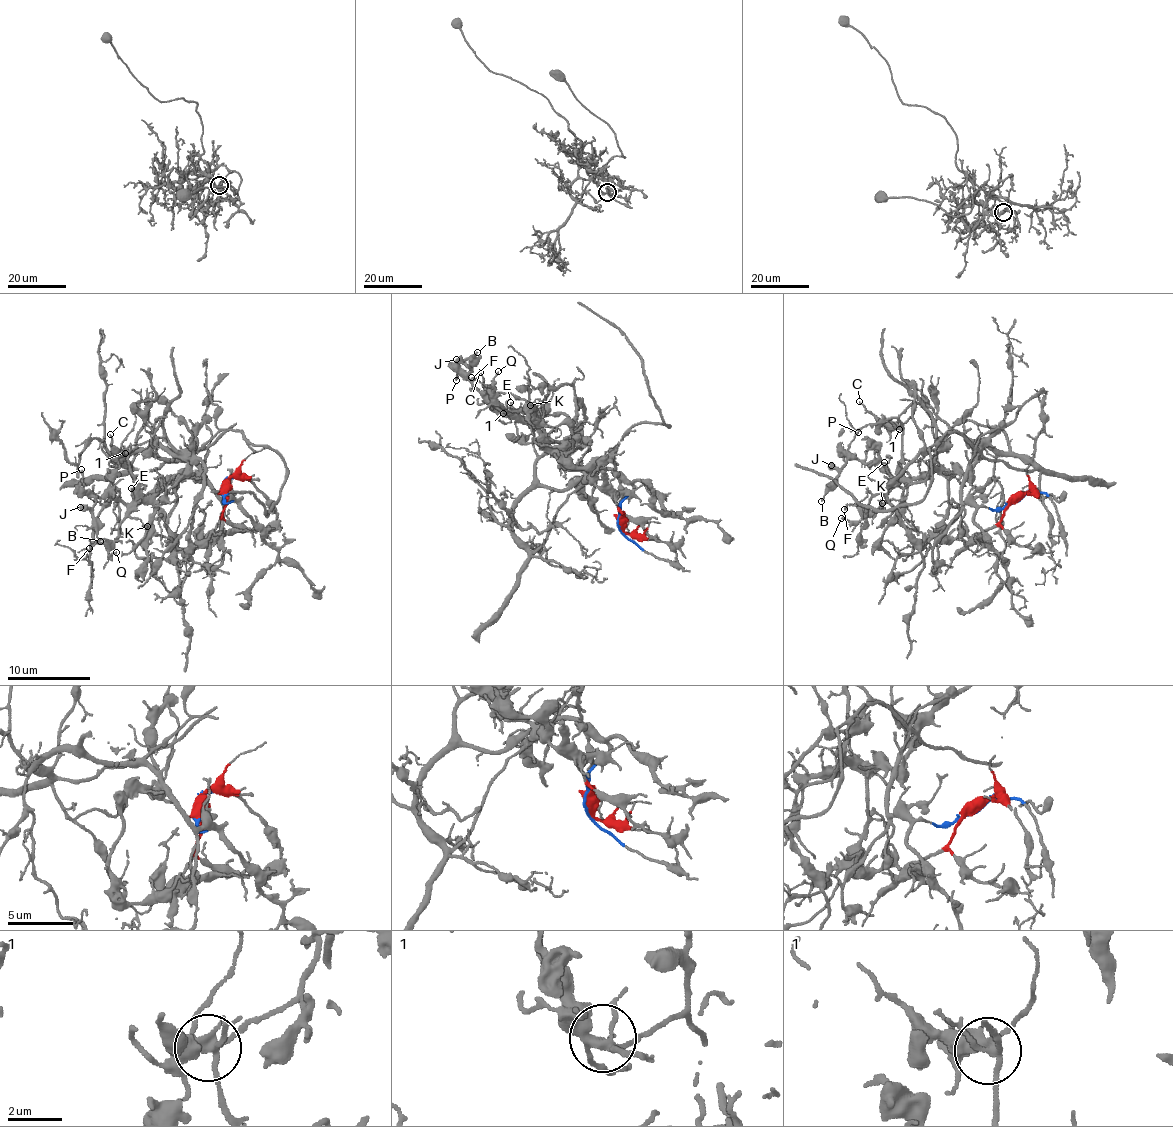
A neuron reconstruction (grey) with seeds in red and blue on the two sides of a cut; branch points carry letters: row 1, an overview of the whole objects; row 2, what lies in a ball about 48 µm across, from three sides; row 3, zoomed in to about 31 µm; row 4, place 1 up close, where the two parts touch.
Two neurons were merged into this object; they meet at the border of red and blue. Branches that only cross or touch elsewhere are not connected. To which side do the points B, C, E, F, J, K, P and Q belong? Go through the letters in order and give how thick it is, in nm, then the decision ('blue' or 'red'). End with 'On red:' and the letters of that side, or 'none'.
B: calibre 150 nm; red
C: calibre 110 nm; red
E: calibre 130 nm; red
F: calibre 160 nm; red
J: calibre 500 nm; red
K: calibre 100 nm; red
P: calibre 150 nm; red
Q: calibre 140 nm; red
On red: B, C, E, F, J, K, P, Q

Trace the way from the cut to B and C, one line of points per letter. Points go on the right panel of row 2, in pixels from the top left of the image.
B: (1020, 499), (993, 525), (952, 542), (943, 524), (948, 507), (943, 475), (890, 477), (853, 458), (821, 500)
C: (1020, 499), (988, 527), (946, 540), (947, 479), (927, 471), (904, 476), (902, 431), (860, 401)

